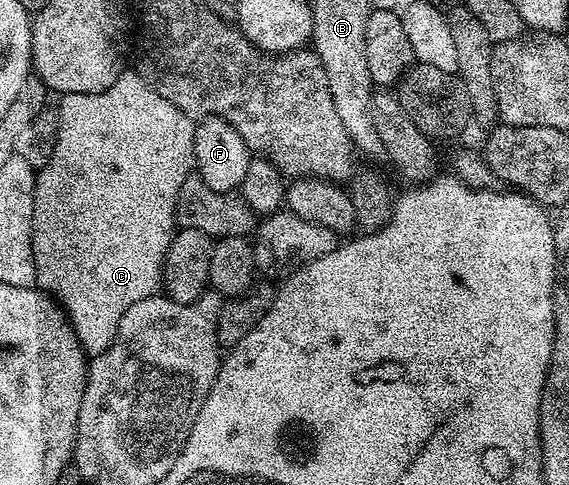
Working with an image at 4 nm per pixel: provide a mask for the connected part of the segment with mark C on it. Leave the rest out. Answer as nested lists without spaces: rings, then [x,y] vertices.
[[[134,70],[120,72],[117,82],[113,82],[113,86],[109,86],[103,92],[86,92],[85,94],[68,92],[60,100],[63,101],[57,105],[59,129],[57,130],[57,142],[53,146],[53,158],[49,158],[44,168],[38,169],[35,178],[33,230],[31,231],[35,284],[44,293],[50,294],[58,301],[69,321],[71,331],[75,333],[75,339],[79,341],[84,353],[94,358],[100,356],[115,341],[115,335],[119,332],[119,323],[125,310],[129,310],[129,306],[137,306],[137,302],[156,295],[160,291],[163,283],[163,259],[177,231],[175,203],[185,178],[192,175],[195,166],[195,151],[193,150],[195,124],[192,117],[184,114],[177,106],[173,106],[173,102],[161,98],[161,94],[154,92]]]

